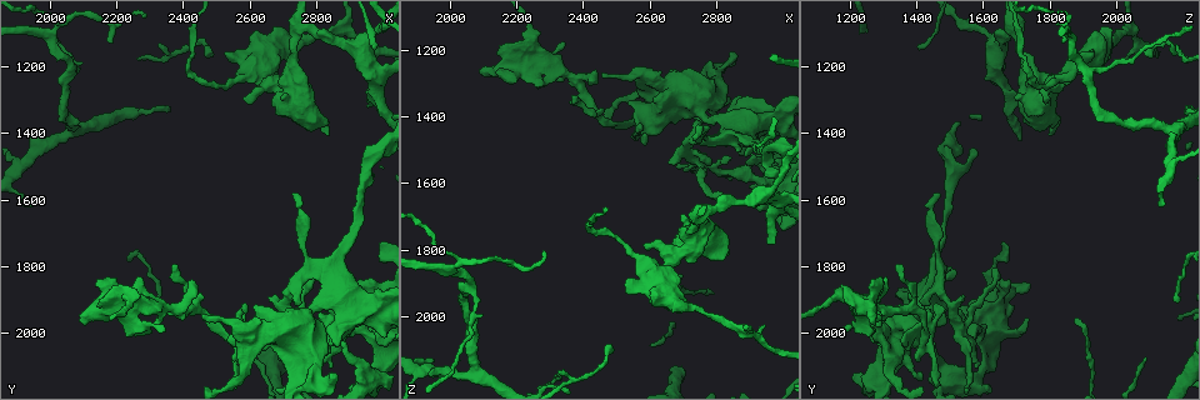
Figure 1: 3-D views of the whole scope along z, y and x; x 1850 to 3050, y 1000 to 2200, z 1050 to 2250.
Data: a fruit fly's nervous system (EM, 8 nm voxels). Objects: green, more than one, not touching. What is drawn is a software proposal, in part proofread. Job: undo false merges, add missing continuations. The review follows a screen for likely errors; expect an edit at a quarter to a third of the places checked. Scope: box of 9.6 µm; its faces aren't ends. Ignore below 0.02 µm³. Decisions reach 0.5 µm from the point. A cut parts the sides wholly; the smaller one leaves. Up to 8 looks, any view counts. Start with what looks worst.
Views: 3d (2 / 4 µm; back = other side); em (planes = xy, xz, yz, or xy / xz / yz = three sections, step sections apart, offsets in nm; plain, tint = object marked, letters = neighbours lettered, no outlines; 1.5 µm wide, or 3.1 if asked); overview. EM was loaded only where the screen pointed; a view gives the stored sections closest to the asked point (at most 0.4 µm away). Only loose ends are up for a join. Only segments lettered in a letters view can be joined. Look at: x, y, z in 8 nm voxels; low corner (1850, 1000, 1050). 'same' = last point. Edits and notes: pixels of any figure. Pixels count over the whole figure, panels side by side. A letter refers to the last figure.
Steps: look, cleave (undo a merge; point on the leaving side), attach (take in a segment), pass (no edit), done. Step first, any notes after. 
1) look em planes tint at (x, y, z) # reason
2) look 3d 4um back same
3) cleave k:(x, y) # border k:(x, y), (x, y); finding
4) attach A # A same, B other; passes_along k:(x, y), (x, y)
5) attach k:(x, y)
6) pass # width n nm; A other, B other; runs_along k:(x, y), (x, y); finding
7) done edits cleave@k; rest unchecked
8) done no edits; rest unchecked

look 3d 4um at (2580, 1990, 1280) # thick turns thin

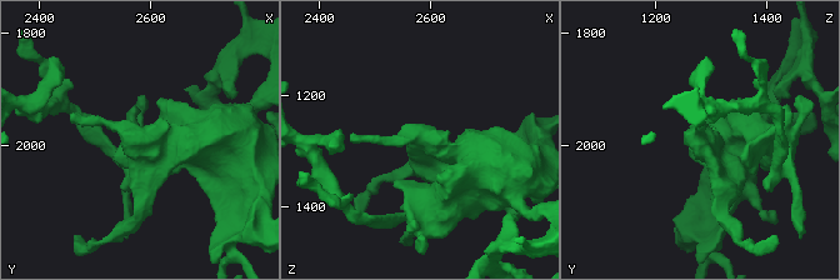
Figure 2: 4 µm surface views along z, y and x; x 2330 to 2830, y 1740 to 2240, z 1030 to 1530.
look em yz step 8 tint at (2590, 1985, 1280)

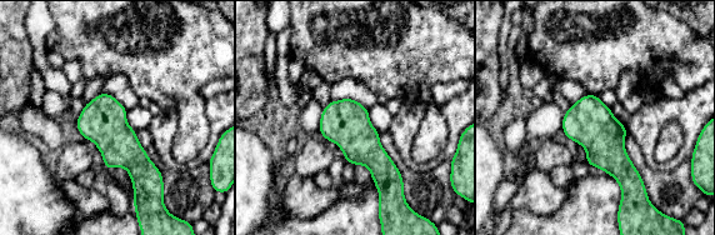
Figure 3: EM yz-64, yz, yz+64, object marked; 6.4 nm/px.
look em planes letters same # cut it another way

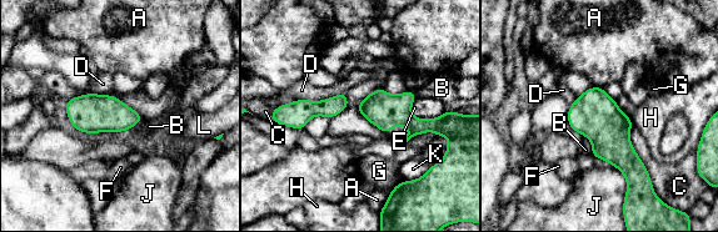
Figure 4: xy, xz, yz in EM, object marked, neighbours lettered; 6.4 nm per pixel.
pass # width 140 nm; A other, B other, C other, D other, E other, F other, G other, H other, J other, K other, L other; border 4:(90, 91), (115, 95), (144, 120); one cell here

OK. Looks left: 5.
look 3d 2um at (2850, 2100, 1570)

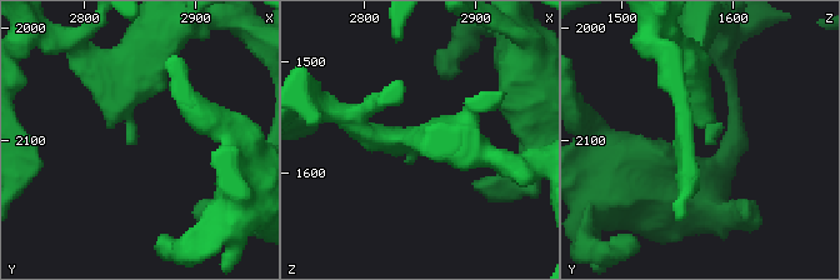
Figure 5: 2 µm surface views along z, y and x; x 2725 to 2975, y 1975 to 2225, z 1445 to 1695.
look em planes letters at (2842, 2100, 1578)

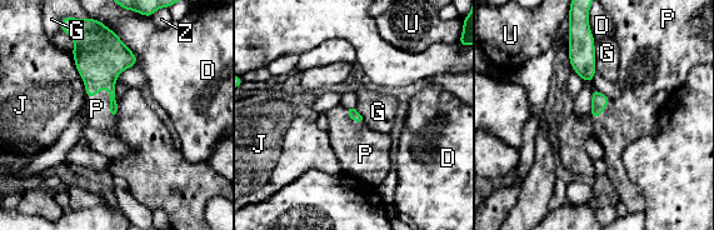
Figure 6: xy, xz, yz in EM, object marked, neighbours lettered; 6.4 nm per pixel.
attach P # D other, G other, J other, P same, U other, Z other; the cell continues

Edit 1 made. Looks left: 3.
done edits attach@6; rest unchecked

